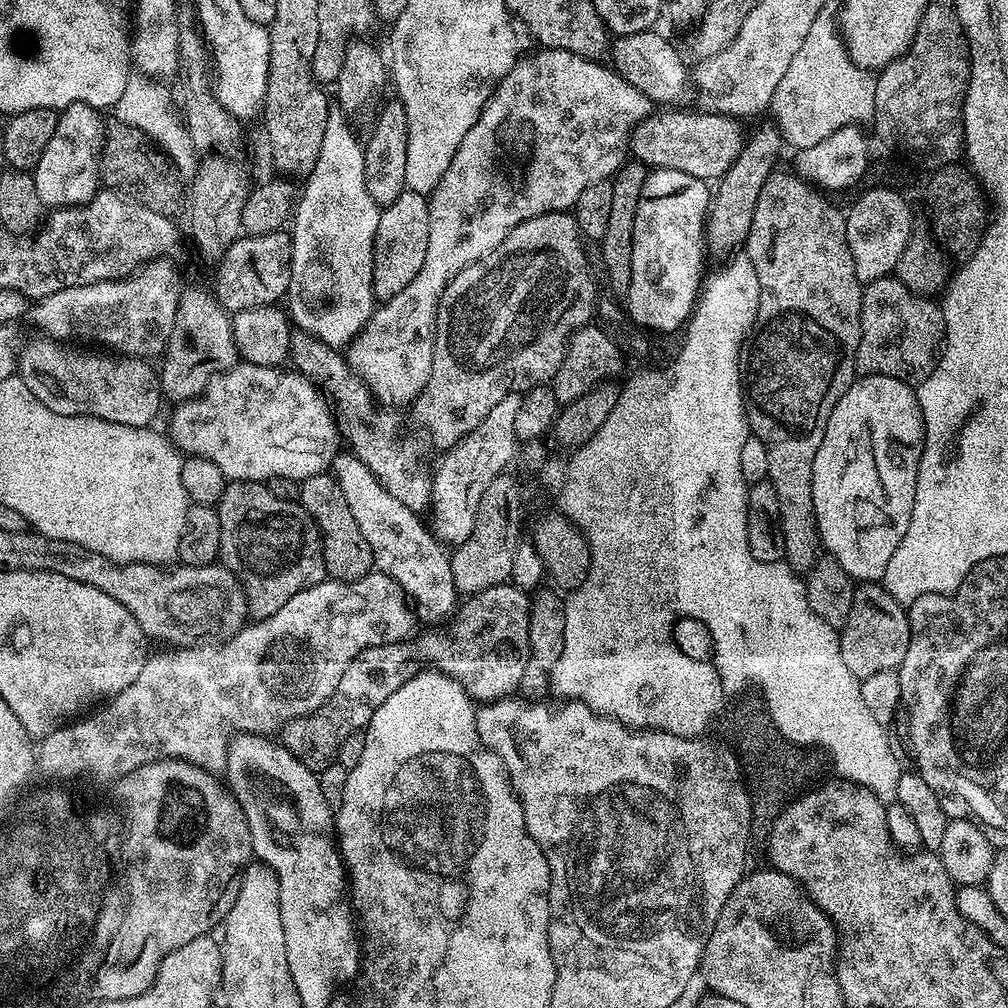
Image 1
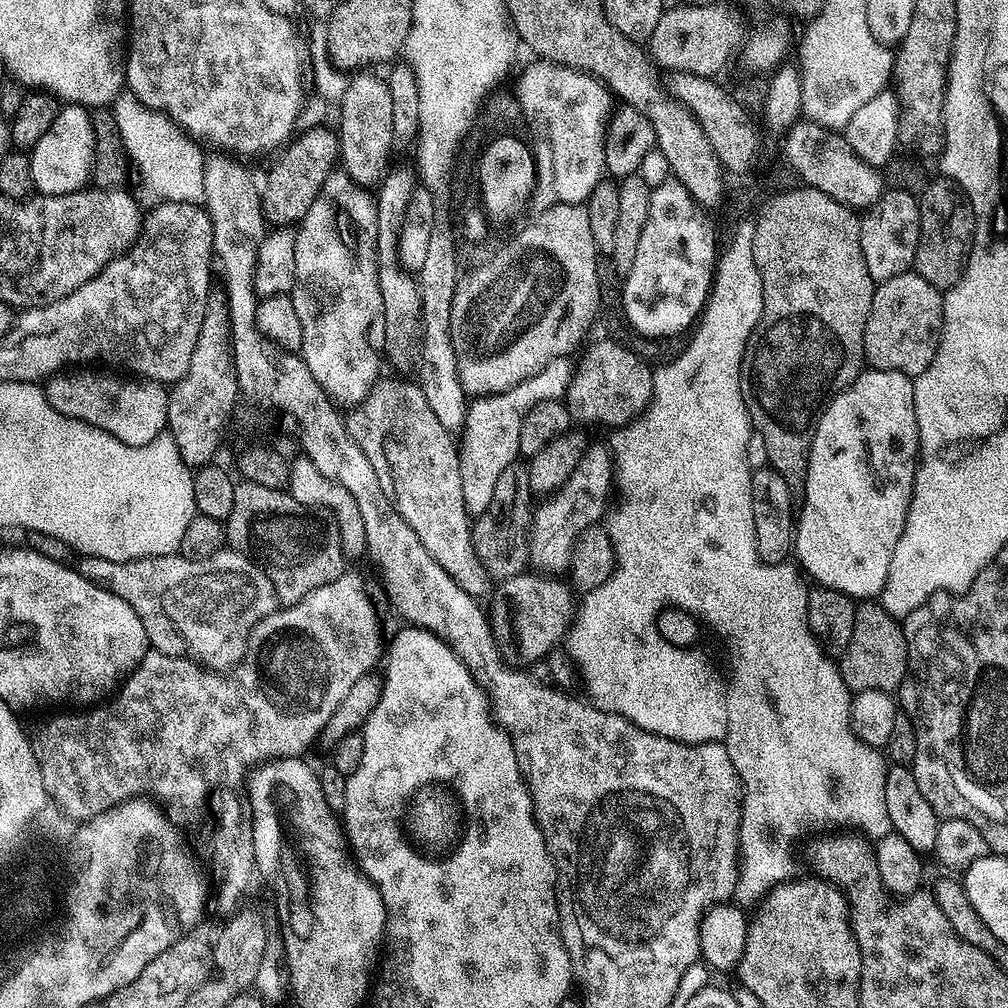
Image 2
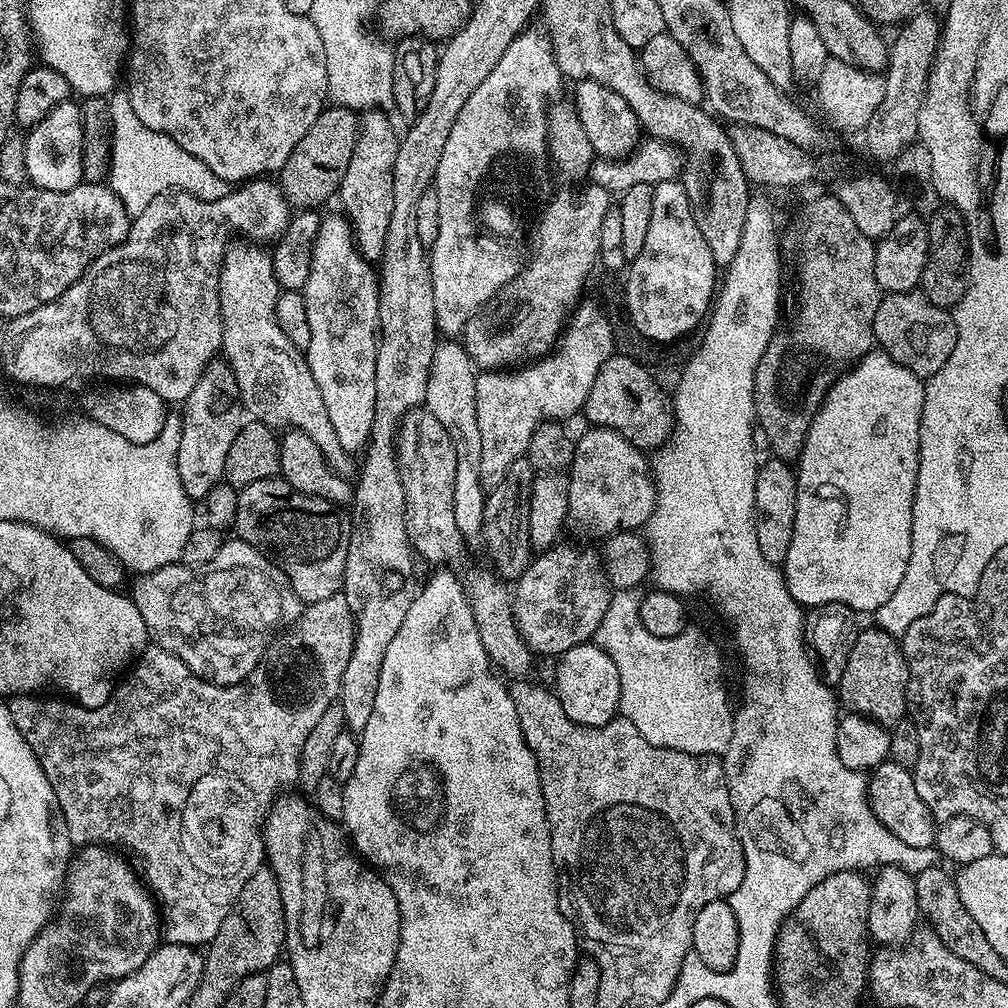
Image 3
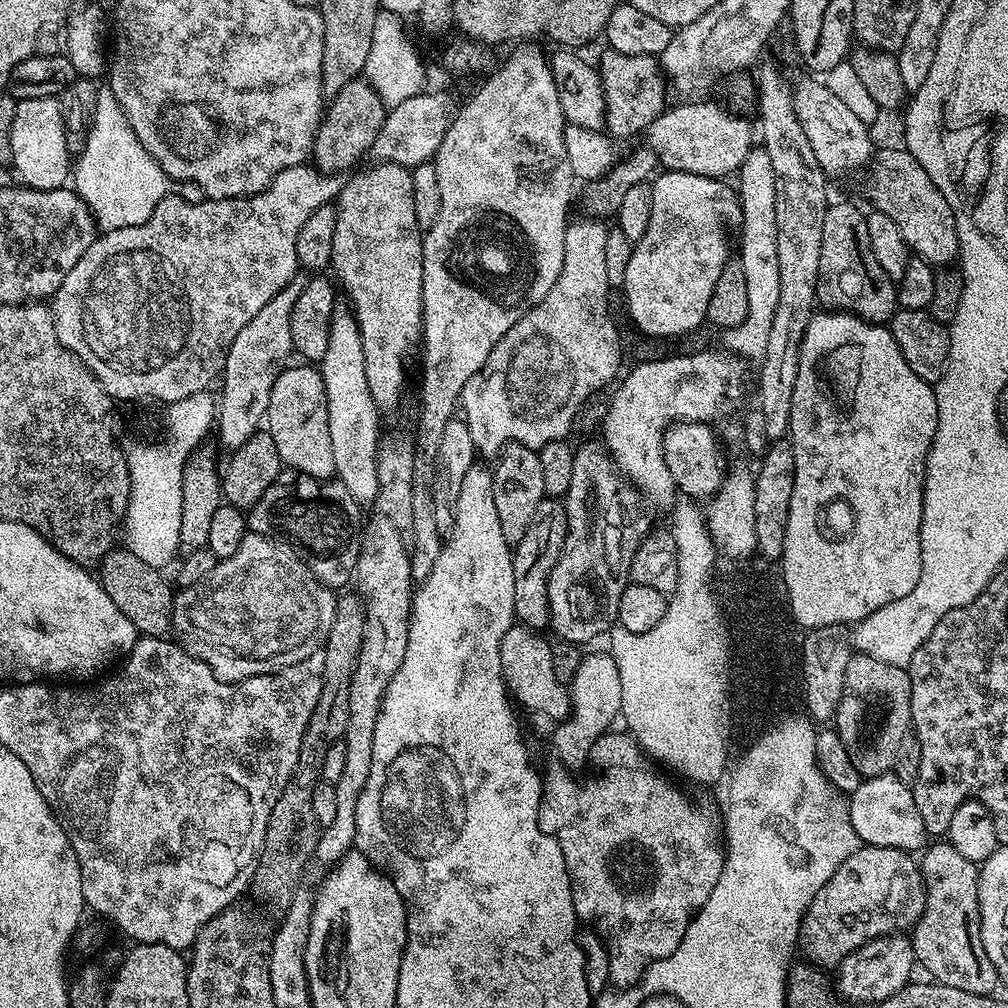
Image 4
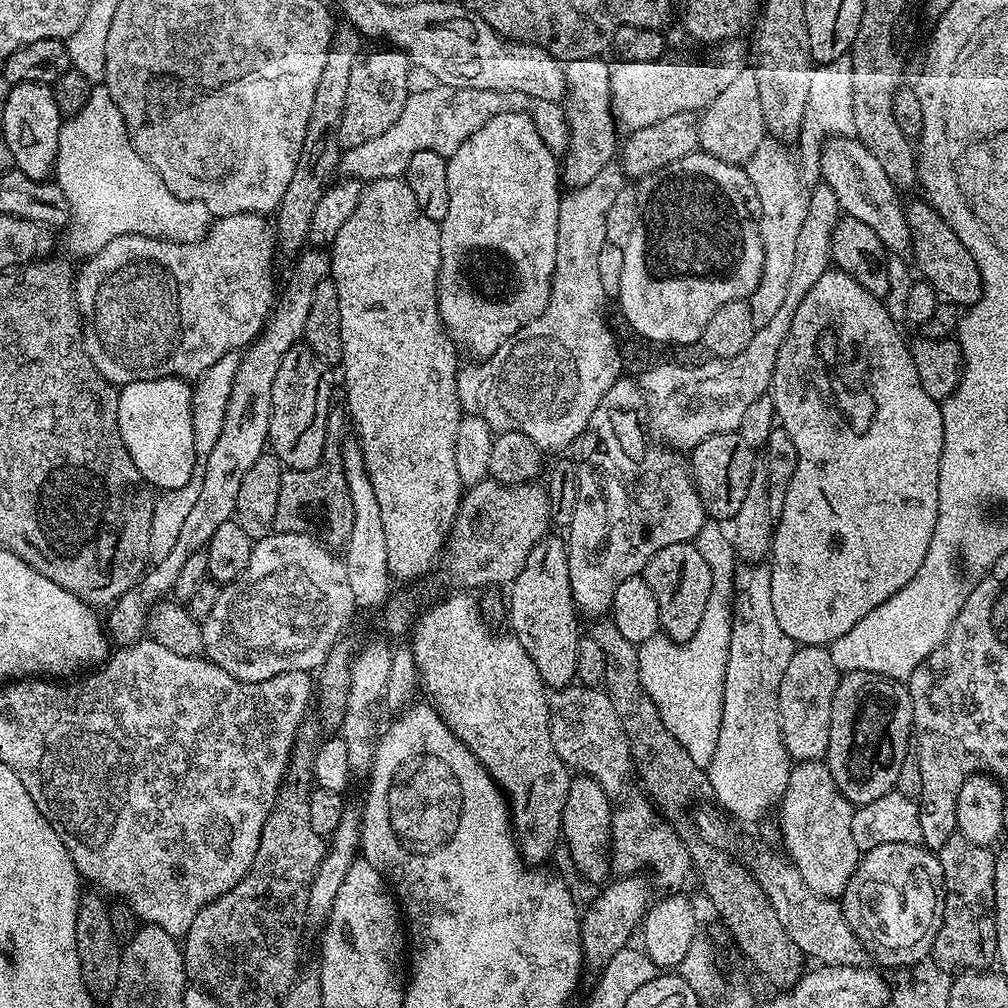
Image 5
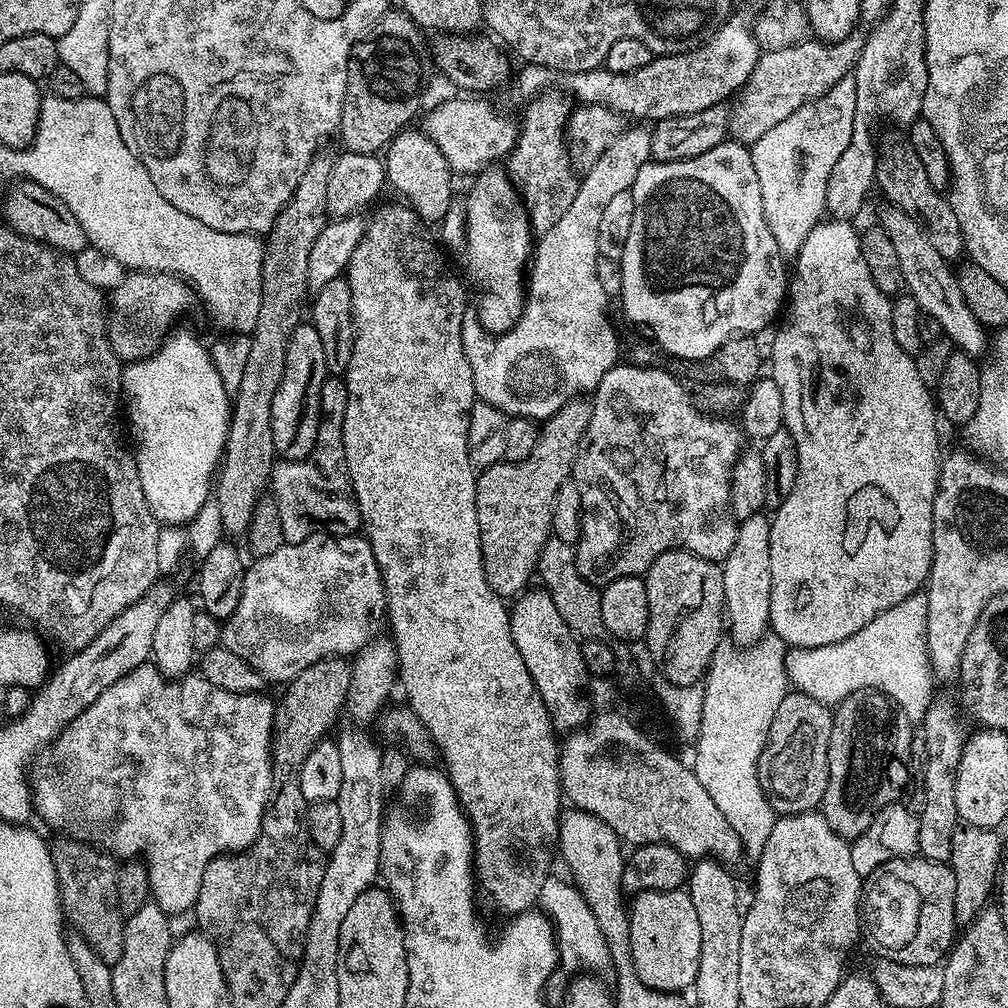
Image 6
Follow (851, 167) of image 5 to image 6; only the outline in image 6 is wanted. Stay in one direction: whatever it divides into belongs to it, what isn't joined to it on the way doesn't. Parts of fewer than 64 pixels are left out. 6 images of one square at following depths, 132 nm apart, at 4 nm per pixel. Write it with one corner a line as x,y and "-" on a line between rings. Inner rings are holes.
885,207
885,212
878,220
879,227
886,230
894,251
898,254
898,262
902,266
902,278
907,295
918,302
924,316
935,318
938,326
942,326
944,336
956,343
959,351
973,358
987,353
990,348
990,332
974,318
970,306
966,306
966,298
962,298
962,286
958,286
958,275
953,265
930,246
930,238
918,226
916,220
910,218
901,208

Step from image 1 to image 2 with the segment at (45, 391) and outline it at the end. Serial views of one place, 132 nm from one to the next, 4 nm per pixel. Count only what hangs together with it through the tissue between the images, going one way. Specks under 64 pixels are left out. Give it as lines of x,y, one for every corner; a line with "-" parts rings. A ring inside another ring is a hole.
61,370
51,377
46,384
46,395
50,406
54,406
54,410
58,410
58,414
66,414
70,418
75,420
81,420
86,422
90,426
98,426
98,430
106,430
110,434
114,434
114,438
118,438
118,442
126,442
130,446
144,446
146,442
150,442
154,438
165,435
168,426
168,393
169,389
165,385
161,384
158,380
146,380
143,378
128,378
132,380
123,380
120,376
111,376
111,371
100,370
100,372
95,376
92,372
84,372
88,370

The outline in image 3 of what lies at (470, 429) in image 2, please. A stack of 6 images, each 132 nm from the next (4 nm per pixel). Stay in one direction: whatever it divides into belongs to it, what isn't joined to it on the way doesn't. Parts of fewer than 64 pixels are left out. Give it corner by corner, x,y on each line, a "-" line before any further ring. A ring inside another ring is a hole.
581,302
571,309
570,319
567,321
556,347
552,349
550,354
545,355
543,358
533,359
531,362
525,363
515,370
484,370
477,375
476,405
478,406
478,431
482,433
481,485
483,488
490,490
494,486
498,486
498,482
502,482
502,478
506,478
506,470
510,470
510,466
514,466
514,462
525,455
527,447
530,446
530,438
534,434
534,430
538,430
540,424
545,424
548,420
555,420
557,422
567,421
567,416
572,416
575,412
577,415
583,409
586,398
590,394
590,386
594,386
594,378
598,378
598,370
602,370
602,366
608,361
608,357
613,355
612,338
610,322
606,318
603,307
596,302
593,302
593,304

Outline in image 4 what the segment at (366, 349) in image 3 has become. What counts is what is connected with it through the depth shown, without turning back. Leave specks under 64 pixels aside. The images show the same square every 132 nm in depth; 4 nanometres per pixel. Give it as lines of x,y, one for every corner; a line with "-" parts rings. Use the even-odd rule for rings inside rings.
337,306
330,322
330,346
326,350
326,358
318,361
322,374
322,382
326,386
326,410
330,418
330,446
334,446
335,479
350,490
357,504
370,506
378,494
378,460
382,435
380,436
380,419
382,413
377,408
370,394
370,386
366,382
366,358
362,354
362,334
358,330
356,317
347,307

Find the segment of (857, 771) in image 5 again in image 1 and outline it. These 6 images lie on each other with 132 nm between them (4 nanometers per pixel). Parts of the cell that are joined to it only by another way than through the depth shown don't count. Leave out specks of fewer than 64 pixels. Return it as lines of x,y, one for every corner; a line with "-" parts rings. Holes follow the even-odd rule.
864,582
857,587
850,618
846,618
839,633
842,662
846,662
846,670
859,681
878,674
878,670
899,669
906,658
906,646
910,646
910,622
905,605
896,601
880,582

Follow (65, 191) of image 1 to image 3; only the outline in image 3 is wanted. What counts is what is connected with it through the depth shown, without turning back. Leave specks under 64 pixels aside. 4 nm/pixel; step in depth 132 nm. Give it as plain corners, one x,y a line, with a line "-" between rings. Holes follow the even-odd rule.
70,98
54,106
54,110
50,110
50,114
42,118
42,122
27,129
24,149
28,180
35,187
65,192
81,184
84,175
82,174
82,118
79,103

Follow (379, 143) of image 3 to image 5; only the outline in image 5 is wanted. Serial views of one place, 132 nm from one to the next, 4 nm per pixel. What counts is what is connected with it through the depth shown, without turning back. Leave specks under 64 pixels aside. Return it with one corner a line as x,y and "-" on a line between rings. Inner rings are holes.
398,176
382,178
364,184
362,194
358,198
358,206
350,219
338,230
338,238
330,245
330,279
338,290
338,318
342,330
342,354
340,364
344,368
344,392
348,395
348,412
352,415
352,424
356,427
355,435
362,450
366,474
370,478
370,486
374,486
374,494
378,498
378,511
382,513
382,531
386,534
386,562
388,571
393,577
415,581
425,575
437,563
440,549
448,539
448,532
460,508
462,485
458,478
456,465
456,435
462,409
456,378
458,363
456,364
457,347
452,343
452,337
444,330
438,310
436,287
440,273
440,258
442,256
442,242
440,241
440,225
437,221
426,218
422,210
418,210
418,202
414,198
414,190

